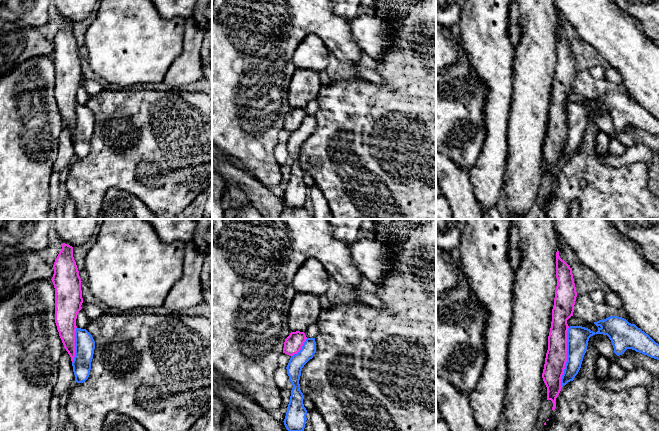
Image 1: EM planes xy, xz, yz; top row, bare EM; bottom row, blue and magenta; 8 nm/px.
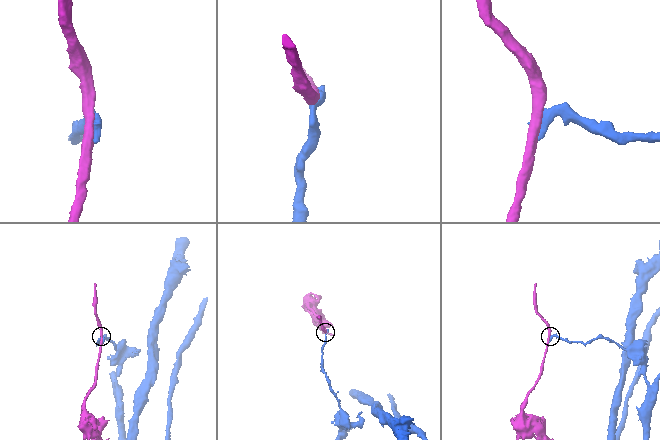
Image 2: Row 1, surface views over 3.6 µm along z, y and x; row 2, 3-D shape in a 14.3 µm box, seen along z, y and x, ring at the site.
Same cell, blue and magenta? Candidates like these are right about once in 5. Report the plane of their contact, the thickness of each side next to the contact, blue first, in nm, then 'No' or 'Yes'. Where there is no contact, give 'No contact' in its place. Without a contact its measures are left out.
Touches blue in yz. Thickness 180 nm (blue) against 180 nm. No

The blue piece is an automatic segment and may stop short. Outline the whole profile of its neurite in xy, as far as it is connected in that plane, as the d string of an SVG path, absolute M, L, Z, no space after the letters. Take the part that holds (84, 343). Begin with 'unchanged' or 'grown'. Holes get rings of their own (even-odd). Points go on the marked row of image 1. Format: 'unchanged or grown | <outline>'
unchanged | M76 328L75 357L72 366L77 383L83 383L88 379L94 349L95 341L92 335L86 329Z

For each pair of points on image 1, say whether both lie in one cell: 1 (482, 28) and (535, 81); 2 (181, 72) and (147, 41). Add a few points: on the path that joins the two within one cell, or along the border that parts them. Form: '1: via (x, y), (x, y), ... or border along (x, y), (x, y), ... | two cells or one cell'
1: border along (515, 46), (513, 83) | two cells
2: border along (183, 43), (183, 51), (174, 60), (161, 82) | two cells

